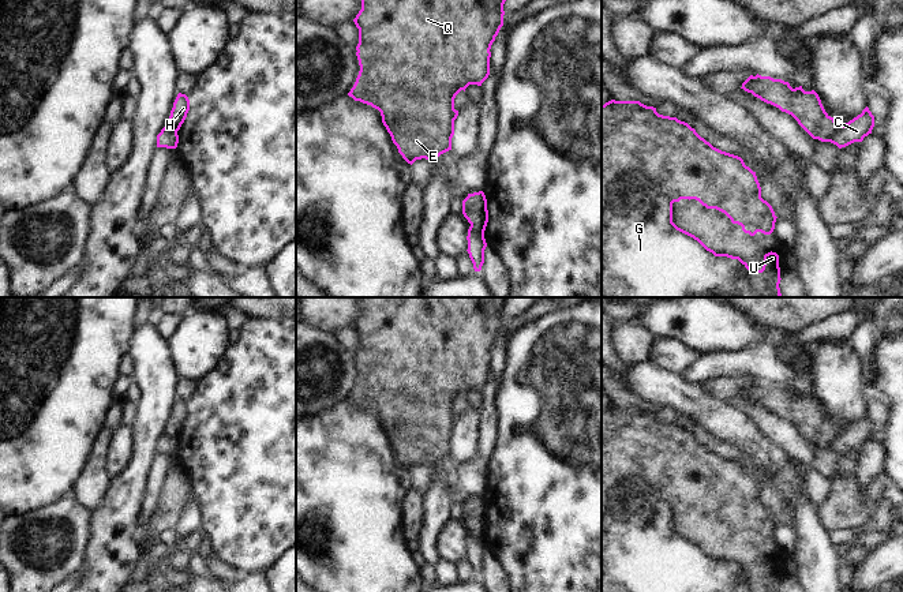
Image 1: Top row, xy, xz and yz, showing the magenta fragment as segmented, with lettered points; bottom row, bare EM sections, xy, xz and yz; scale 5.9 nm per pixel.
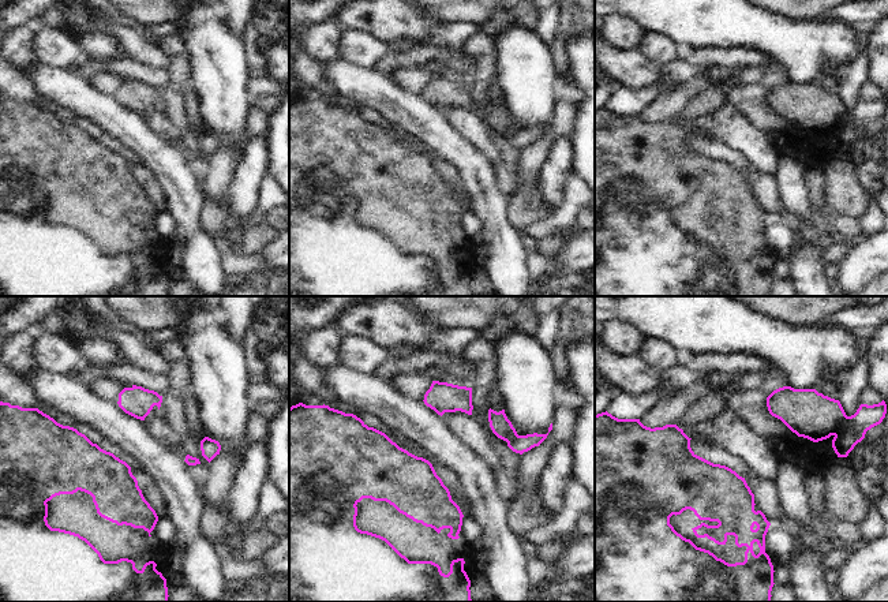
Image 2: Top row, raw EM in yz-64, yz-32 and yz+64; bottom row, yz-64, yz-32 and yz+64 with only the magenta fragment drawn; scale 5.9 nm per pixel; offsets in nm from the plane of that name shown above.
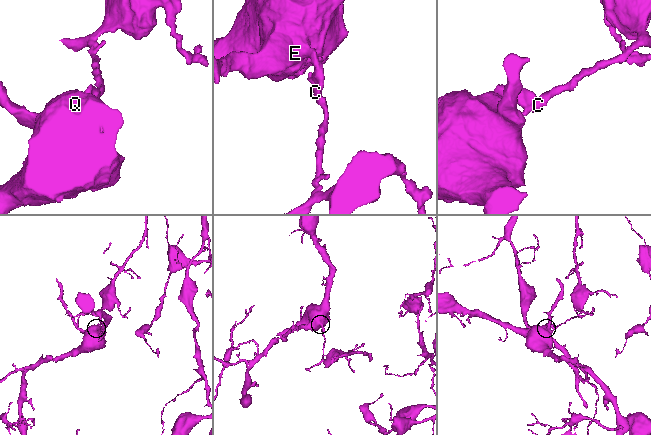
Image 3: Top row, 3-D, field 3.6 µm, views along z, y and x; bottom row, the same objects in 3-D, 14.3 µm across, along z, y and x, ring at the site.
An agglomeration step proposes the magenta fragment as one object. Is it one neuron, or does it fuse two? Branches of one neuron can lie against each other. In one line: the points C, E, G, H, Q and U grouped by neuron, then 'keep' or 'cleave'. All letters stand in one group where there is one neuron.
C / E G H Q U; cleave

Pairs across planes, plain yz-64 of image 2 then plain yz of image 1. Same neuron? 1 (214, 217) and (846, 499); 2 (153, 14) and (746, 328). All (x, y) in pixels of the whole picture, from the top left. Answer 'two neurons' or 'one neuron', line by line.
1: one neuron
2: two neurons

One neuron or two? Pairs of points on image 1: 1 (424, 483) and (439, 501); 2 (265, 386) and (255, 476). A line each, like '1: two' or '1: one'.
1: two
2: one

